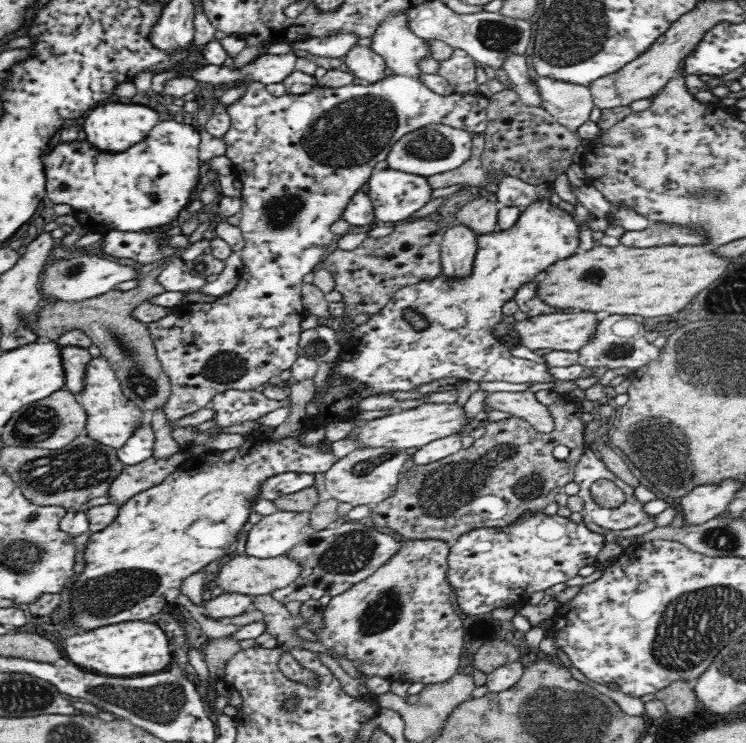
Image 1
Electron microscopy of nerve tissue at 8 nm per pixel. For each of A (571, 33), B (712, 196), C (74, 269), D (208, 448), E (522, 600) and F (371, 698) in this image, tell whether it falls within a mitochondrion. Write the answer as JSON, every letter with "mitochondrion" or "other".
{"A":"mitochondrion","B":"mitochondrion","C":"mitochondrion","D":"other","E":"other","F":"other"}

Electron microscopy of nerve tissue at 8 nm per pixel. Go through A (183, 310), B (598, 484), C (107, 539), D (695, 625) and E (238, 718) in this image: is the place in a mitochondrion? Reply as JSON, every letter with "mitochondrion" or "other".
{"A":"other","B":"other","C":"other","D":"mitochondrion","E":"other"}

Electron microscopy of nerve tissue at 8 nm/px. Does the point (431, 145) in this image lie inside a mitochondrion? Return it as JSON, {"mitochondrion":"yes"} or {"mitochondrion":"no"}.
{"mitochondrion":"yes"}

